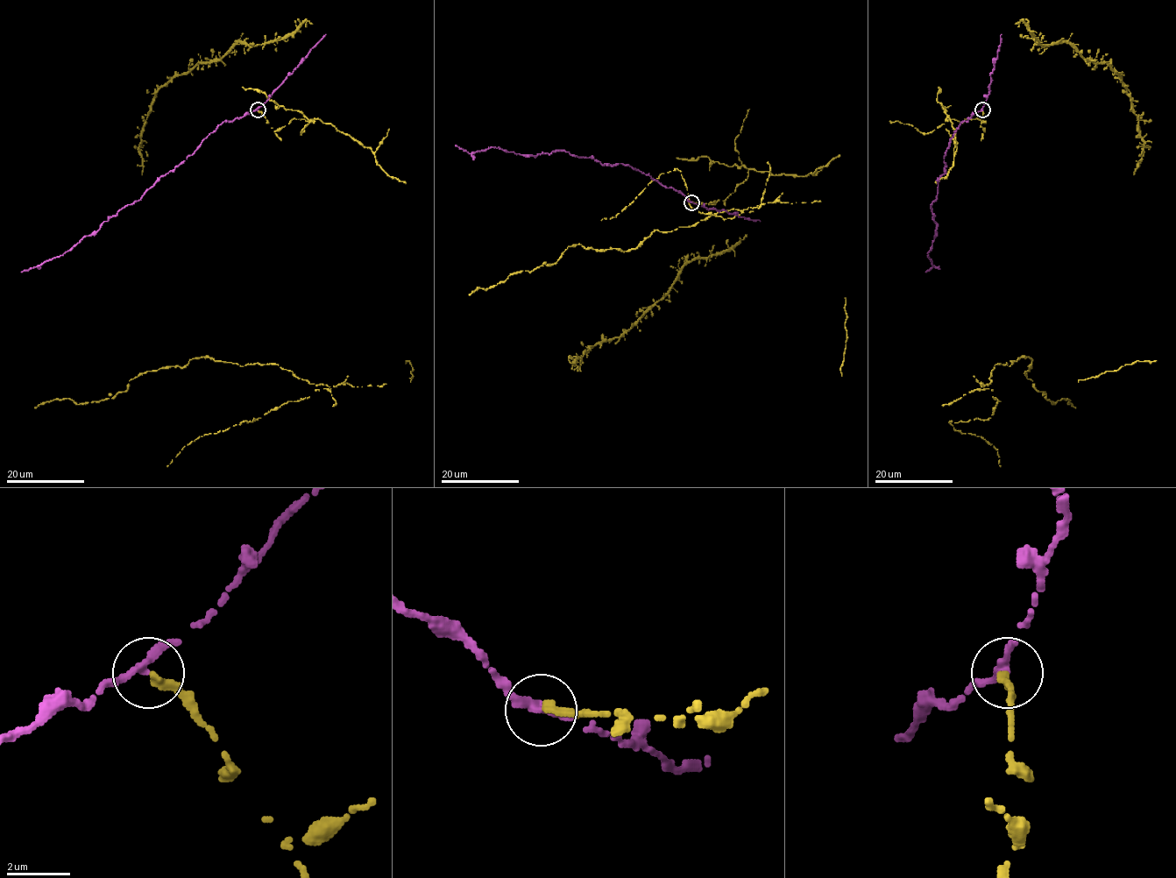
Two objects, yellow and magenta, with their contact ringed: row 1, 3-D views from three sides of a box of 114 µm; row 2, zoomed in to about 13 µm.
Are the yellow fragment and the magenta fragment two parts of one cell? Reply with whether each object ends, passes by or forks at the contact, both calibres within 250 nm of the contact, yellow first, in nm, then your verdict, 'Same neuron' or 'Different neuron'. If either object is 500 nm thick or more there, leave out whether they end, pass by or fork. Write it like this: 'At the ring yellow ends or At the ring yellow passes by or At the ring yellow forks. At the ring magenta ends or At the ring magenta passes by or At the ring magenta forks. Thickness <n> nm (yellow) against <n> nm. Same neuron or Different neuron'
At the ring yellow ends. At the ring magenta passes by. Thickness 280 nm (yellow) against 240 nm. Different neuron

